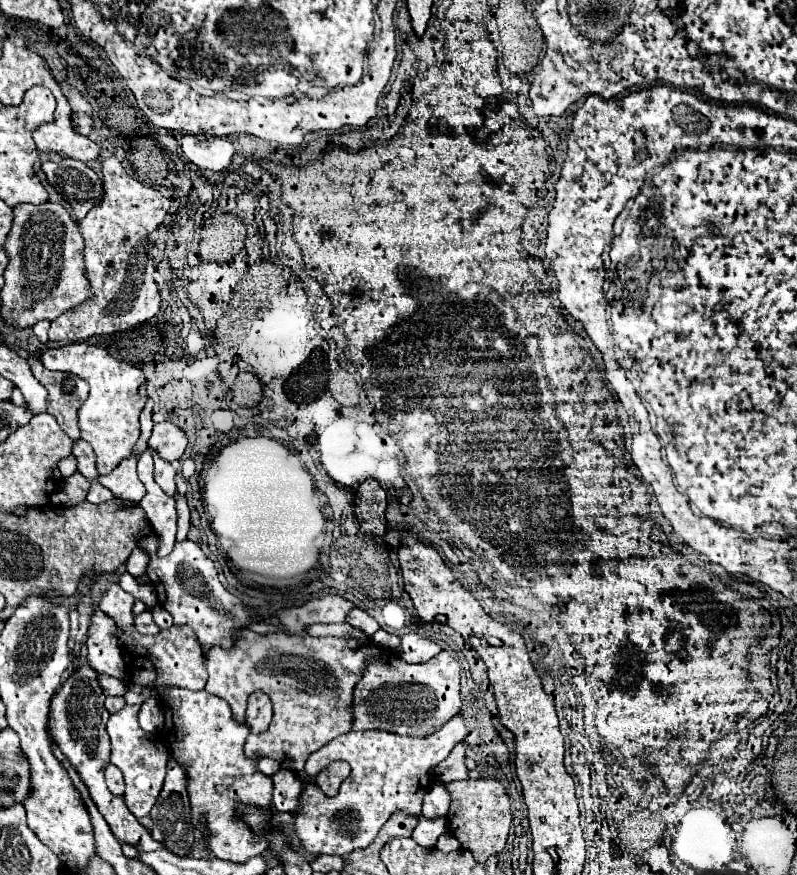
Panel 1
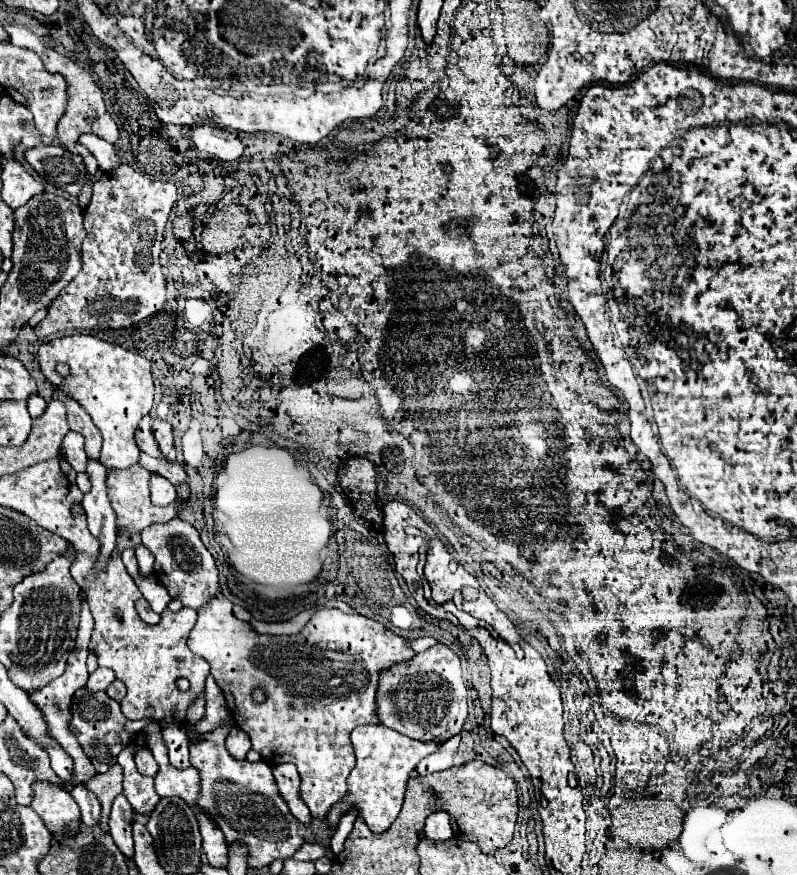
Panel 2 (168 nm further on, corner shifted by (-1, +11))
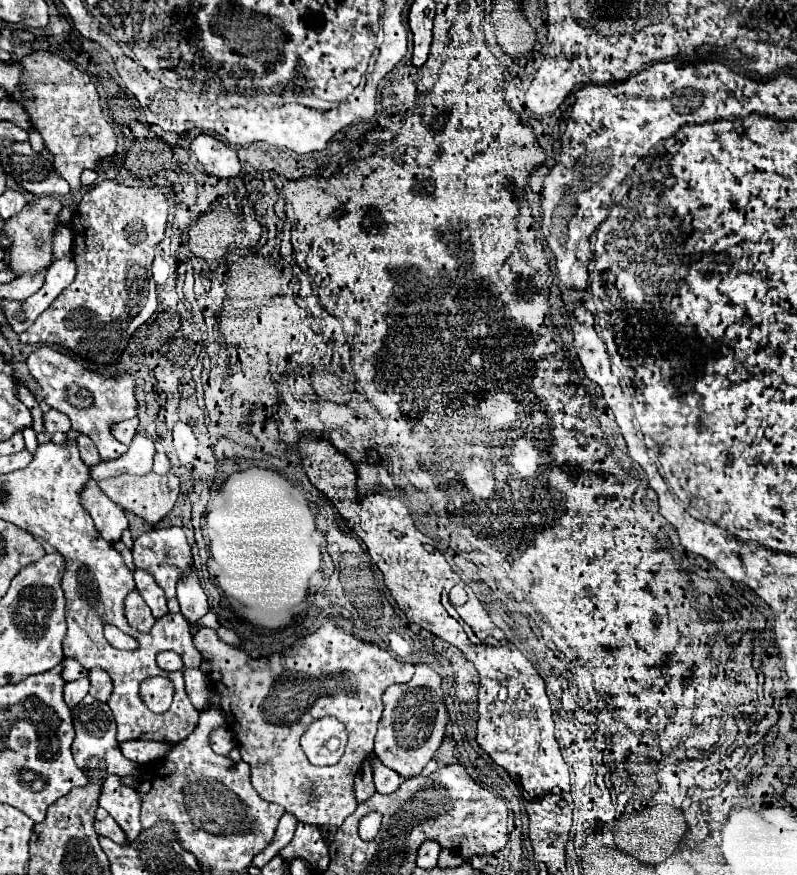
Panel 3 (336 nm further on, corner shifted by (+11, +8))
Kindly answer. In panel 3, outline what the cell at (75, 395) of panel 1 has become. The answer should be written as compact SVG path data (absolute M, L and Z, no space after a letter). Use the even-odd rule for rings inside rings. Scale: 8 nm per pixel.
M79 434L79 436L77 436L77 448L79 448L79 452L81 452L81 460L85 462L87 468L93 468L95 464L99 464L97 448L95 448L95 444L89 440L89 436Z

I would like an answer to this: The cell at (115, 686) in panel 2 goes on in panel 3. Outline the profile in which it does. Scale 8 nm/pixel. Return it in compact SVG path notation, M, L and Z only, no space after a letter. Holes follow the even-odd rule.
M93 668L89 672L89 680L91 680L91 688L89 688L89 694L101 702L107 702L109 696L111 696L111 690L113 690L113 684L111 684L111 678L101 670L101 668Z

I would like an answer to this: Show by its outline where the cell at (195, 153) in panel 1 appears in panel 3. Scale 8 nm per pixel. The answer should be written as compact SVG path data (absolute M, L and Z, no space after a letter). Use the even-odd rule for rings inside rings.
M199 134L191 140L191 150L211 176L233 178L239 174L241 166L237 160L237 152L223 140L217 140L209 134Z

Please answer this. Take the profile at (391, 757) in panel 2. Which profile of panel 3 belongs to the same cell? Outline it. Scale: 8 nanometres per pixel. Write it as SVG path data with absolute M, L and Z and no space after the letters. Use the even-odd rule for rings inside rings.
M371 810L369 814L365 814L359 822L359 836L361 840L369 842L375 838L375 834L379 832L379 826L381 826L381 812L377 810Z

